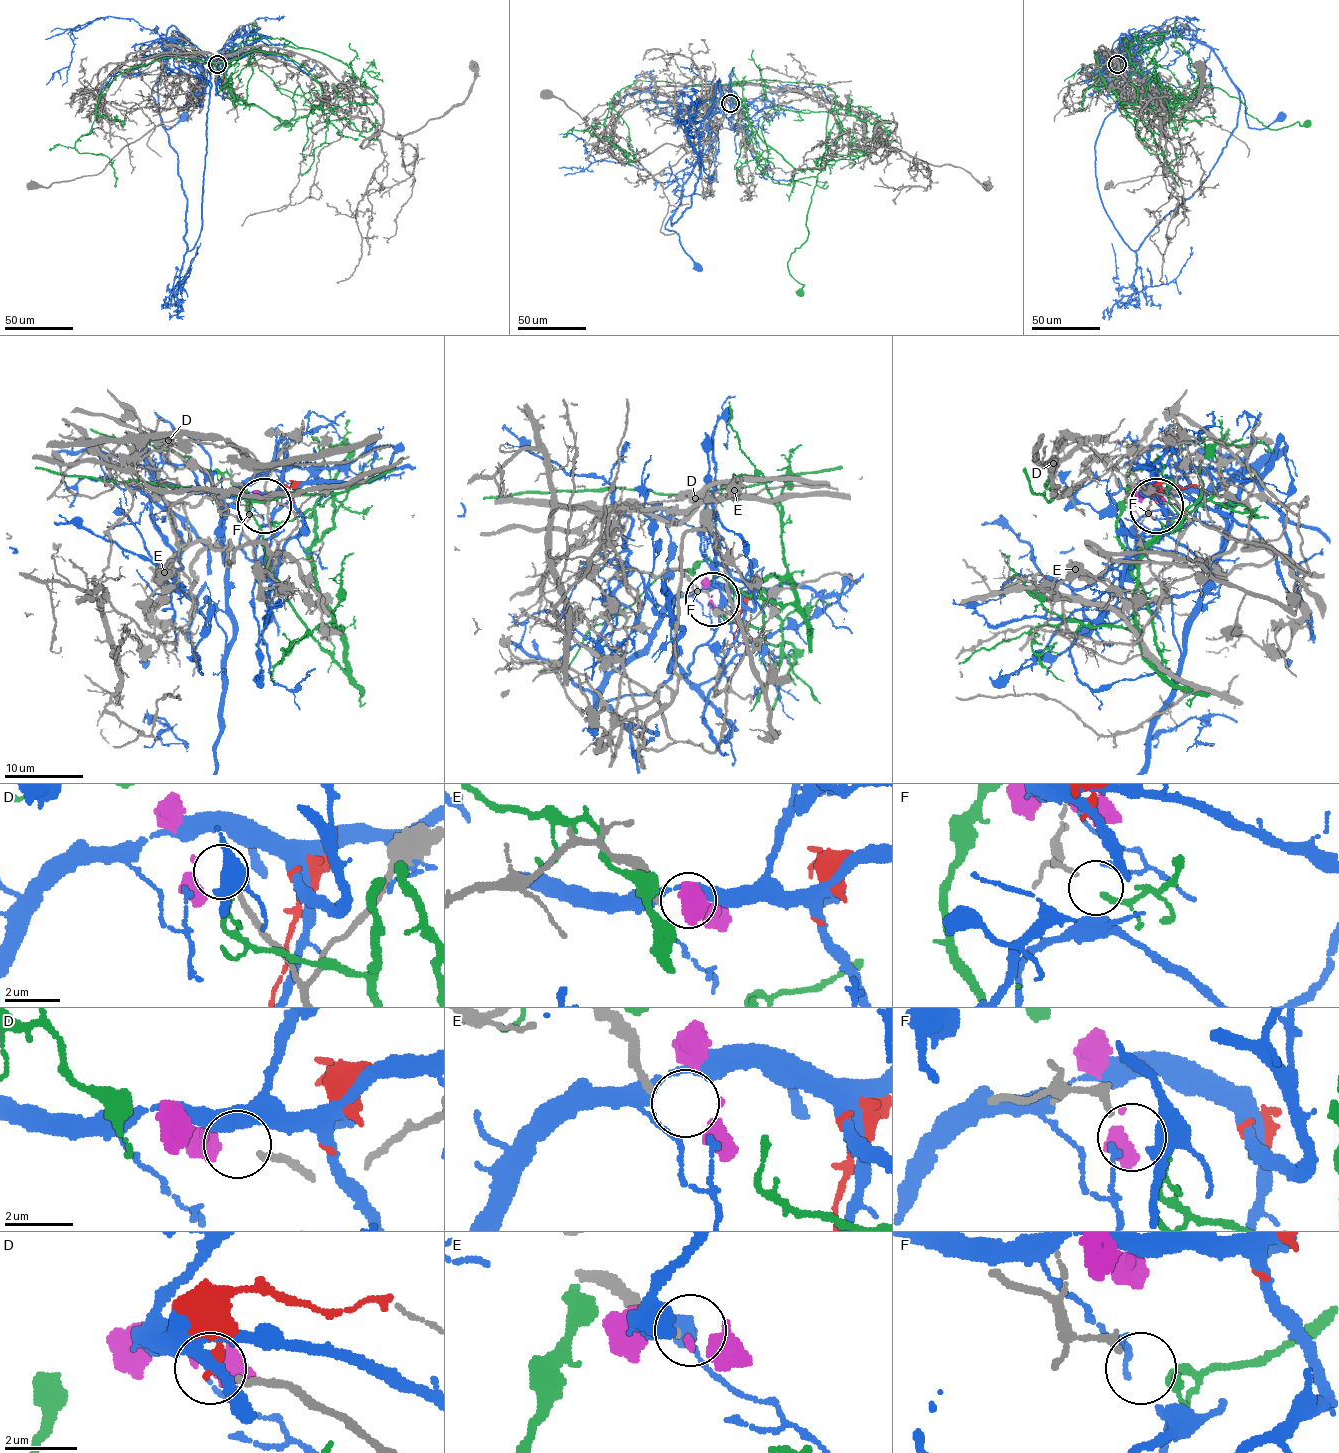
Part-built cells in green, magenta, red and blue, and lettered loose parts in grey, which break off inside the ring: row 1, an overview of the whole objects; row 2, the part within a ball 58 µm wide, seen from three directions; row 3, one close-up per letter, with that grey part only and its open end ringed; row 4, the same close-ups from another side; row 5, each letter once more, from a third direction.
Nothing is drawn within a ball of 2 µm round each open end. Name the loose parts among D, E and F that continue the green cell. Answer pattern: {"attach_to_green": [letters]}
{"attach_to_green": ["F"]}

